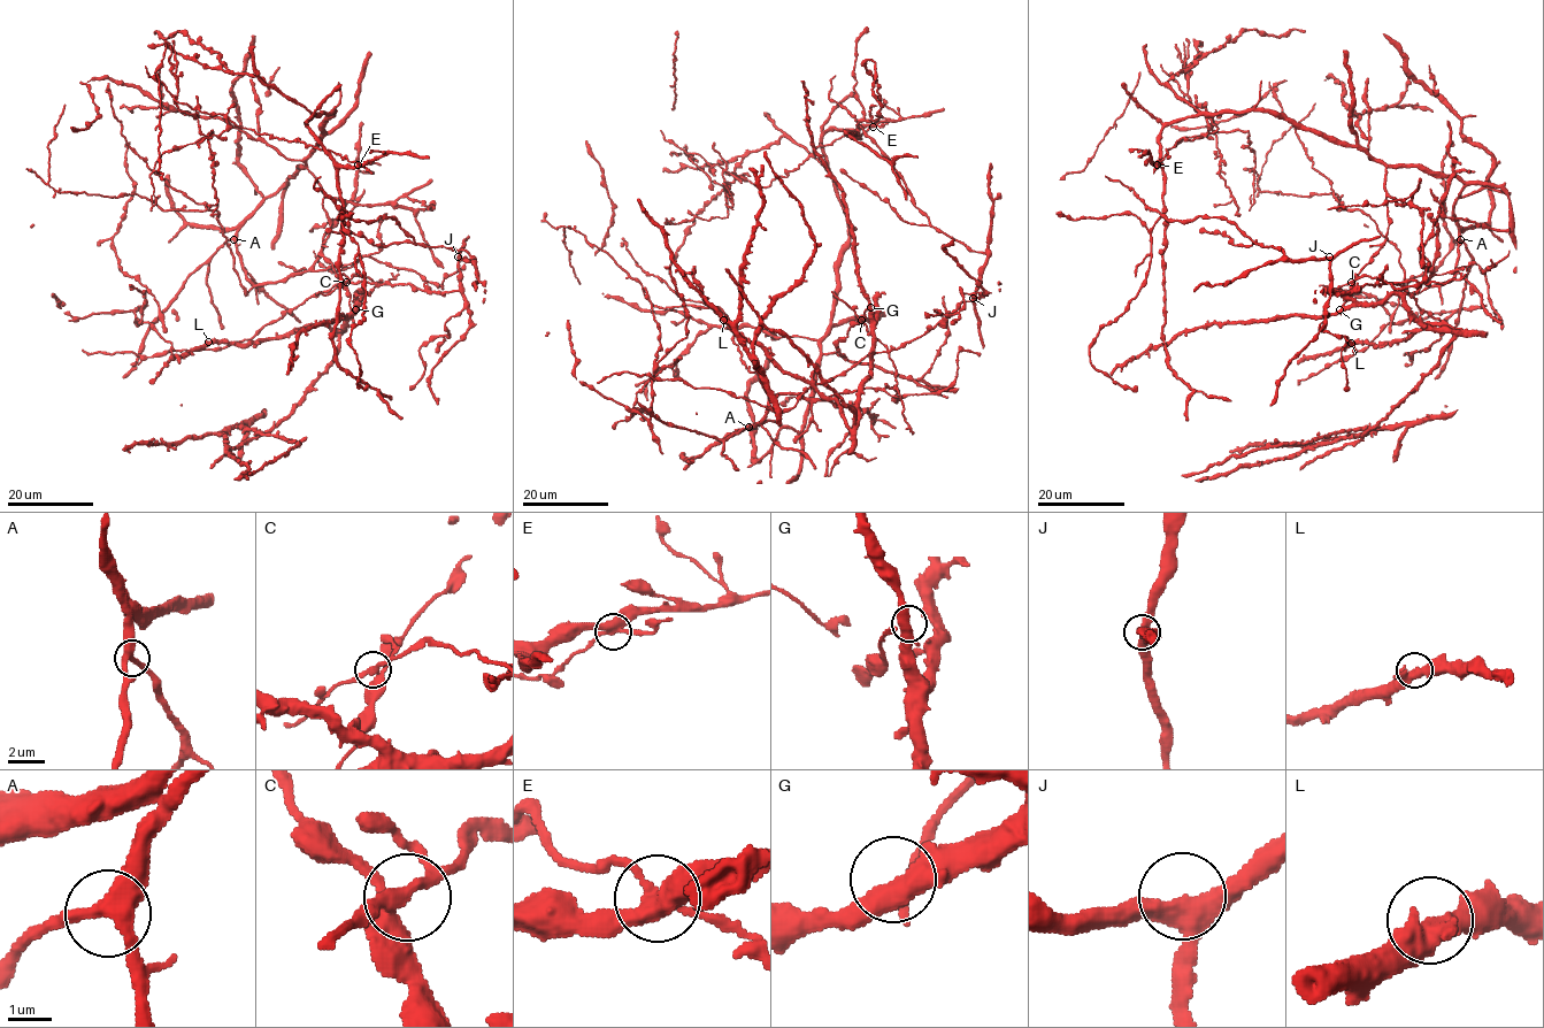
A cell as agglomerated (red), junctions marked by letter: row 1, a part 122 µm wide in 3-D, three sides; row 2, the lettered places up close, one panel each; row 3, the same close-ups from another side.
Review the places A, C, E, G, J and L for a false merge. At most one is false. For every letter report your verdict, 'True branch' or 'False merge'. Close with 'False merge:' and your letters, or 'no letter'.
A: True branch
C: True branch
E: False merge
G: True branch
J: True branch
L: True branch
False merge: E

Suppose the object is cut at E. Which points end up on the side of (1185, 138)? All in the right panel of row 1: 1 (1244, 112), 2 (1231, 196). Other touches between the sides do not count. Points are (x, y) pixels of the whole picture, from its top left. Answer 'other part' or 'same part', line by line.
1: other part
2: same part

